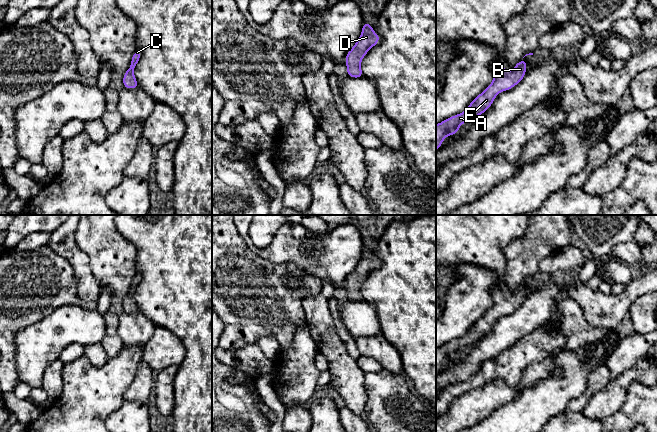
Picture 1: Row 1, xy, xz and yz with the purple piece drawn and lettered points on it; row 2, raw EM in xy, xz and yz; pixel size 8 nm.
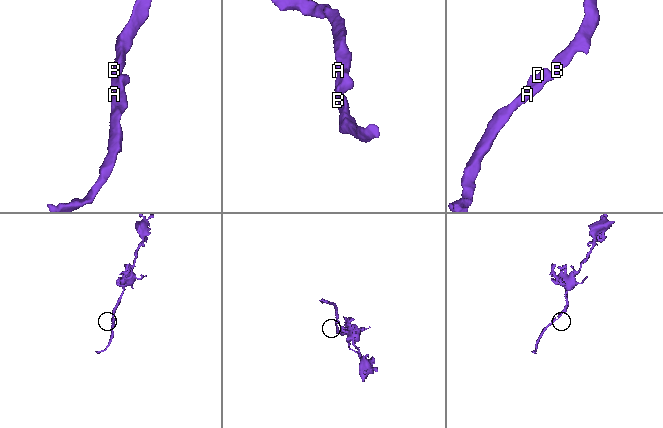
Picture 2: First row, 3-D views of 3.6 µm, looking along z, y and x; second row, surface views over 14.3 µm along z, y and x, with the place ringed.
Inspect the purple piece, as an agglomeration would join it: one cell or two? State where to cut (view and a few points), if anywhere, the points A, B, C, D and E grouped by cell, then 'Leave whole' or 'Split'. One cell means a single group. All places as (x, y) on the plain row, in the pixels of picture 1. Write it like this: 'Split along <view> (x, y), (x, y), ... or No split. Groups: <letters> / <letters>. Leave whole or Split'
No split. Groups: A B C D E. Leave whole

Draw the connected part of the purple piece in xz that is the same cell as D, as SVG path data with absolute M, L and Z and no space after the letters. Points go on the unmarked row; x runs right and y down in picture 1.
M363 246L361 260L345 281L347 300L353 302L361 302L364 300L360 293L361 284L366 277L379 266L380 260L373 255L370 246Z

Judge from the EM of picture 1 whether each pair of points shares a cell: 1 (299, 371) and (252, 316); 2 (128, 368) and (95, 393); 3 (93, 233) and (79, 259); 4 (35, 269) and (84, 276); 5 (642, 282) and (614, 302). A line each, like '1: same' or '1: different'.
1: different
2: same
3: different
4: different
5: same

